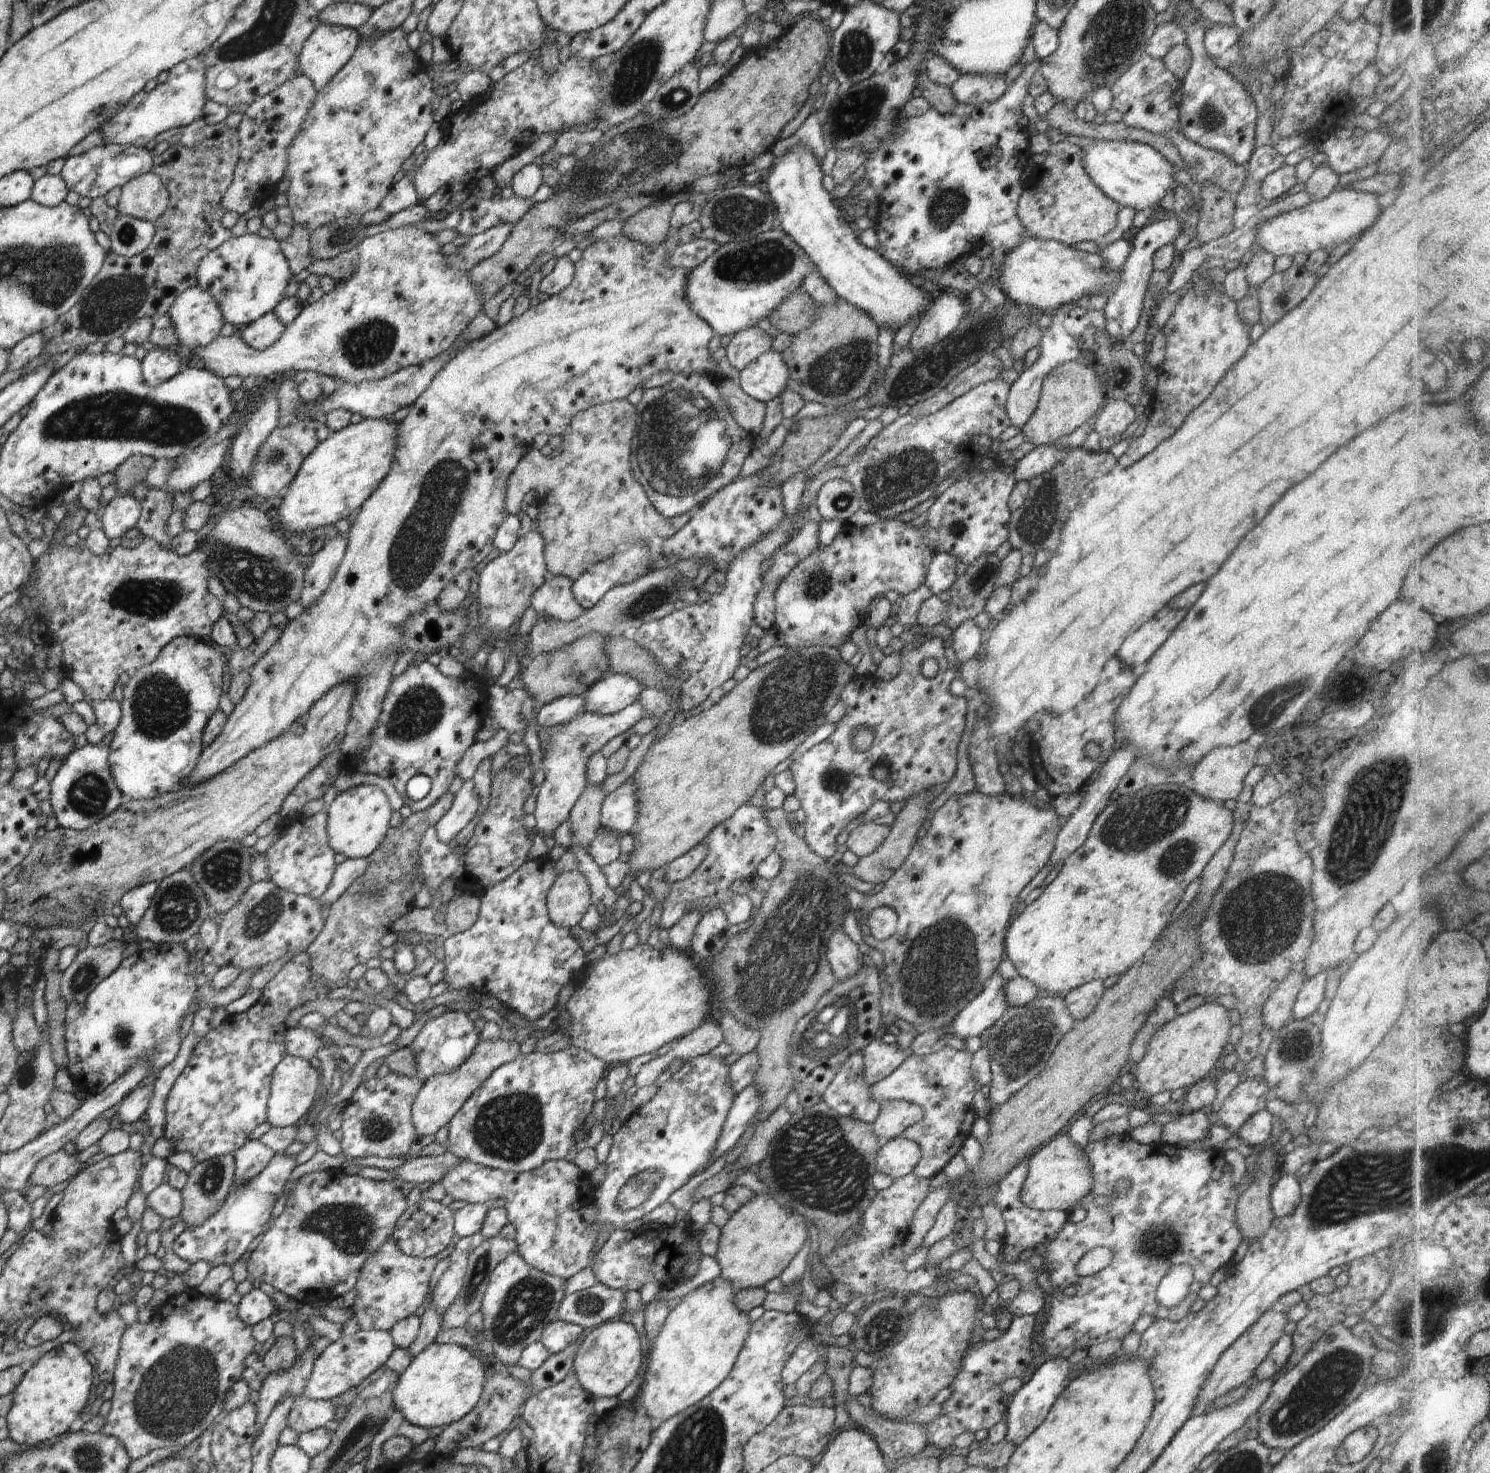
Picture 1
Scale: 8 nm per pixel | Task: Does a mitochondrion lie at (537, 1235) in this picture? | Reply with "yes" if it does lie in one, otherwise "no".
no

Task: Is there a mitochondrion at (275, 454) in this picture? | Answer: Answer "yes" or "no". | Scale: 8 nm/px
yes

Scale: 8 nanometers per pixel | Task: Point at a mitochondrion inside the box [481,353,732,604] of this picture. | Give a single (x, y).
(671, 458)

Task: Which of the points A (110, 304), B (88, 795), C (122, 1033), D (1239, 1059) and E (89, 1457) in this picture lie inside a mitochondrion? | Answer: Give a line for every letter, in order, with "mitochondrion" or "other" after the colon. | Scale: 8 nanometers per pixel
A: mitochondrion
B: mitochondrion
C: mitochondrion
D: other
E: mitochondrion

